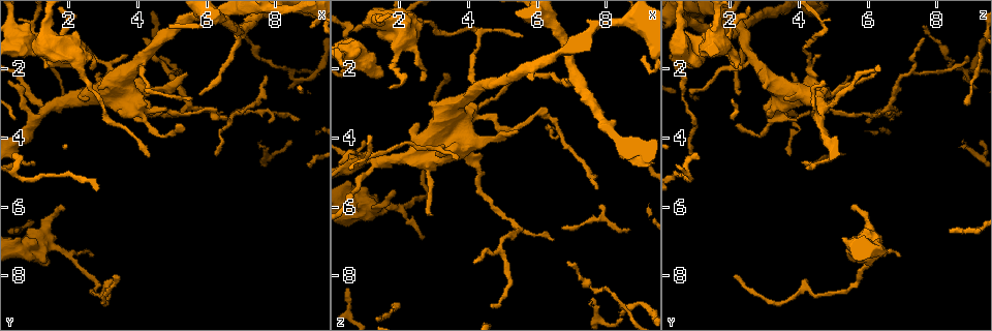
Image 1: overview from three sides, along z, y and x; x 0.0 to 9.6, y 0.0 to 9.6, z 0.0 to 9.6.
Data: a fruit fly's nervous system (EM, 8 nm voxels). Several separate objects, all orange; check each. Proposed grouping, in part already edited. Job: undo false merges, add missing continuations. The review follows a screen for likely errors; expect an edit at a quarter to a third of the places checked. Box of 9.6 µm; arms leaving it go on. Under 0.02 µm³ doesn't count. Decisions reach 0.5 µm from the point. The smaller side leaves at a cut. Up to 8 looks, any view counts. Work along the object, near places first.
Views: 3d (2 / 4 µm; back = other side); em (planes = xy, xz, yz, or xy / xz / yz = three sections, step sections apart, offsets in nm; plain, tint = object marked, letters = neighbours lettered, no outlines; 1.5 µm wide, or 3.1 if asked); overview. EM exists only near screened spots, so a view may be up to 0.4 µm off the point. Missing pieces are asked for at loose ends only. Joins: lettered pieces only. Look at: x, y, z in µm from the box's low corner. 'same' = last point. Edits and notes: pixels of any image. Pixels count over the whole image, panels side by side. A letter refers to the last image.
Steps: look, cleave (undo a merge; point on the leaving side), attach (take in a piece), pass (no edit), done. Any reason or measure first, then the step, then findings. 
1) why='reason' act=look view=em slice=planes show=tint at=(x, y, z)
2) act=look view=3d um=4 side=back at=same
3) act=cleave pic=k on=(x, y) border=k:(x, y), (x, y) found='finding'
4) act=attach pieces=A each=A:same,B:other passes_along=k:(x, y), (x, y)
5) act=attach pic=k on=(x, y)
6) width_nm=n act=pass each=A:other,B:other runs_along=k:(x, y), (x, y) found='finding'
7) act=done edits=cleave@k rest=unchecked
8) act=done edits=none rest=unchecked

why='sharp bend' act=look view=em slice=xy step=8 show=tint at=(2.85, 8.30, 5.65)

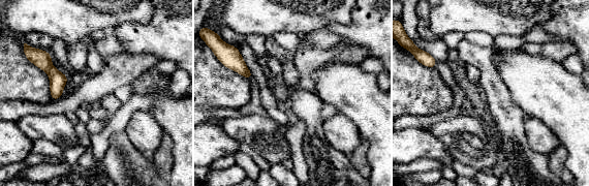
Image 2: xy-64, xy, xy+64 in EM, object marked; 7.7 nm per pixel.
why='another direction' act=look view=em slice=planes show=letters at=same

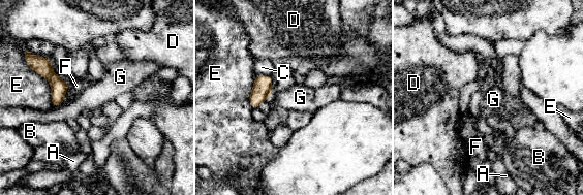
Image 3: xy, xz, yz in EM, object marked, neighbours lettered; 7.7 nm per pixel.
longest_contact=E:500nm act=pass each=A:other,B:other,C:other,D:other,E:other,F:other,G:other runs_along=3:(27, 55), (56, 83), (56, 104) found='one neuron here'

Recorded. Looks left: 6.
why='branch stops here' act=look view=3d um=4 at=(6.25, 4.50, 3.65)

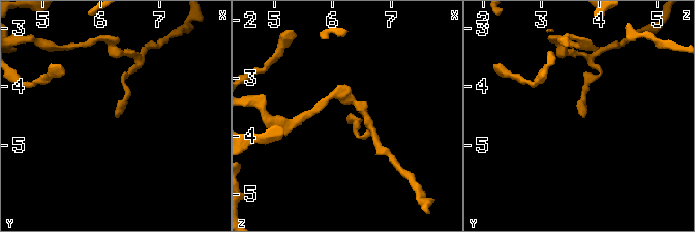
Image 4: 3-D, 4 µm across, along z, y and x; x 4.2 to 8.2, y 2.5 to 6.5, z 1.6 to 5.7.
why='now the EM' act=look view=em slice=xy step=8 show=letters at=(6.25, 4.50, 3.70)

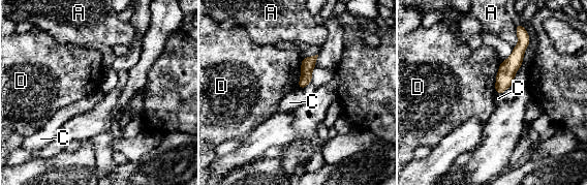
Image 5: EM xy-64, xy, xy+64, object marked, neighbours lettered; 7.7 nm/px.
act=look view=em slice=planes show=letters at=same

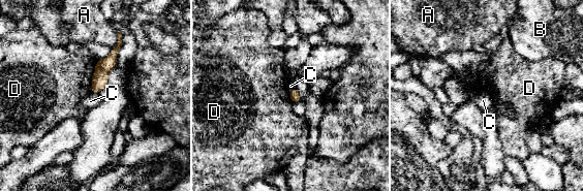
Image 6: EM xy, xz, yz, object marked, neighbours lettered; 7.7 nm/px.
width_nm=90 act=pass each=A:other,B:other,C:other,D:other runs_along=6:(116, 49), (93, 90) found='no lettered piece goes on from it'

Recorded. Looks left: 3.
why='an open end' act=look view=3d um=2 at=(7.80, 2.15, 5.55)

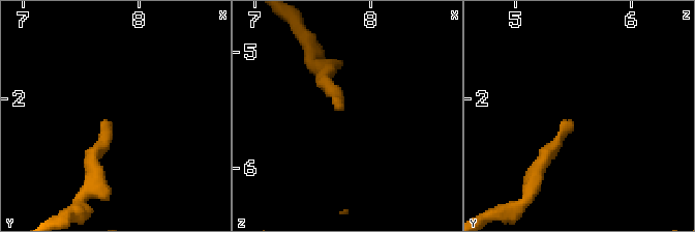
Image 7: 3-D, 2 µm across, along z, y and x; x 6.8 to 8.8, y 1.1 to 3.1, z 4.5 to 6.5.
act=look view=em slice=planes show=letters at=(7.76, 2.20, 5.50)

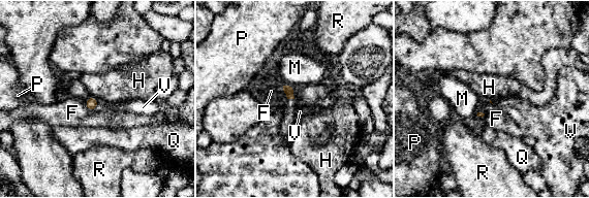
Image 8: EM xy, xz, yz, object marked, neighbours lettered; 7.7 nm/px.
longest_contact=F:120nm act=pass each=F:other,H:other,M:other,P:other,Q:other,R:other,V:other found='no lettered piece goes on from it'

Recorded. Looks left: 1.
act=done edits=none rest=unchecked

